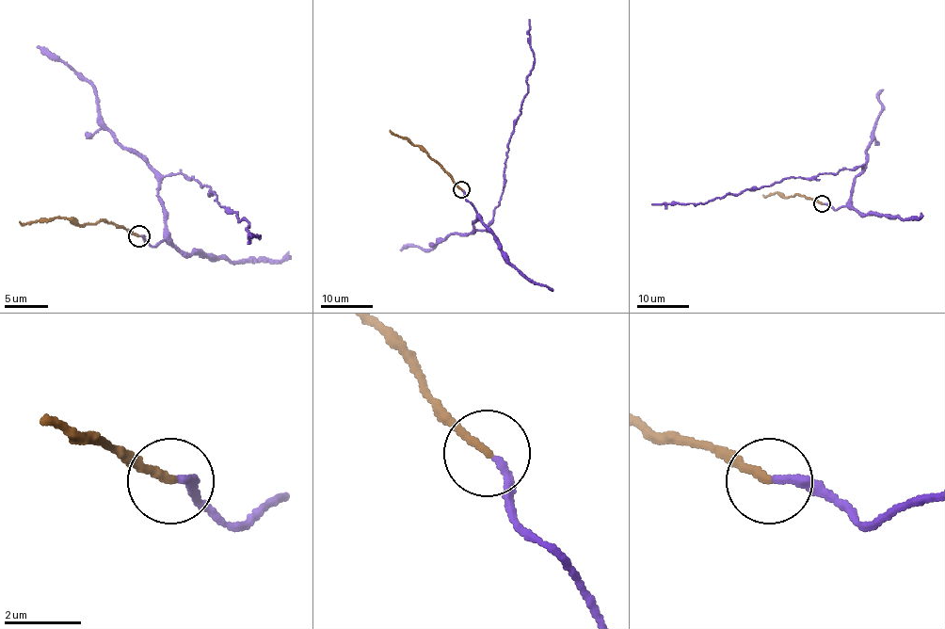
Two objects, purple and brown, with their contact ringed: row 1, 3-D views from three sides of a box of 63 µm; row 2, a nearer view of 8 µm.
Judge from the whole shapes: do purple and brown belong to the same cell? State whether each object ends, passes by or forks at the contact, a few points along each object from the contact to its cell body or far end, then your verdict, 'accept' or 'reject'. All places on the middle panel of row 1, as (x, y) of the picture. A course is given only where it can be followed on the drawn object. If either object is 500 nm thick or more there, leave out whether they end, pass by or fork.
purple ends | brown ends | purple via (462, 190), (476, 213), (472, 227), (486, 230), (504, 188), (509, 138), (534, 65), (528, 20) | brown via (461, 189), (443, 168), (417, 145), (412, 145), (390, 130) | accept

